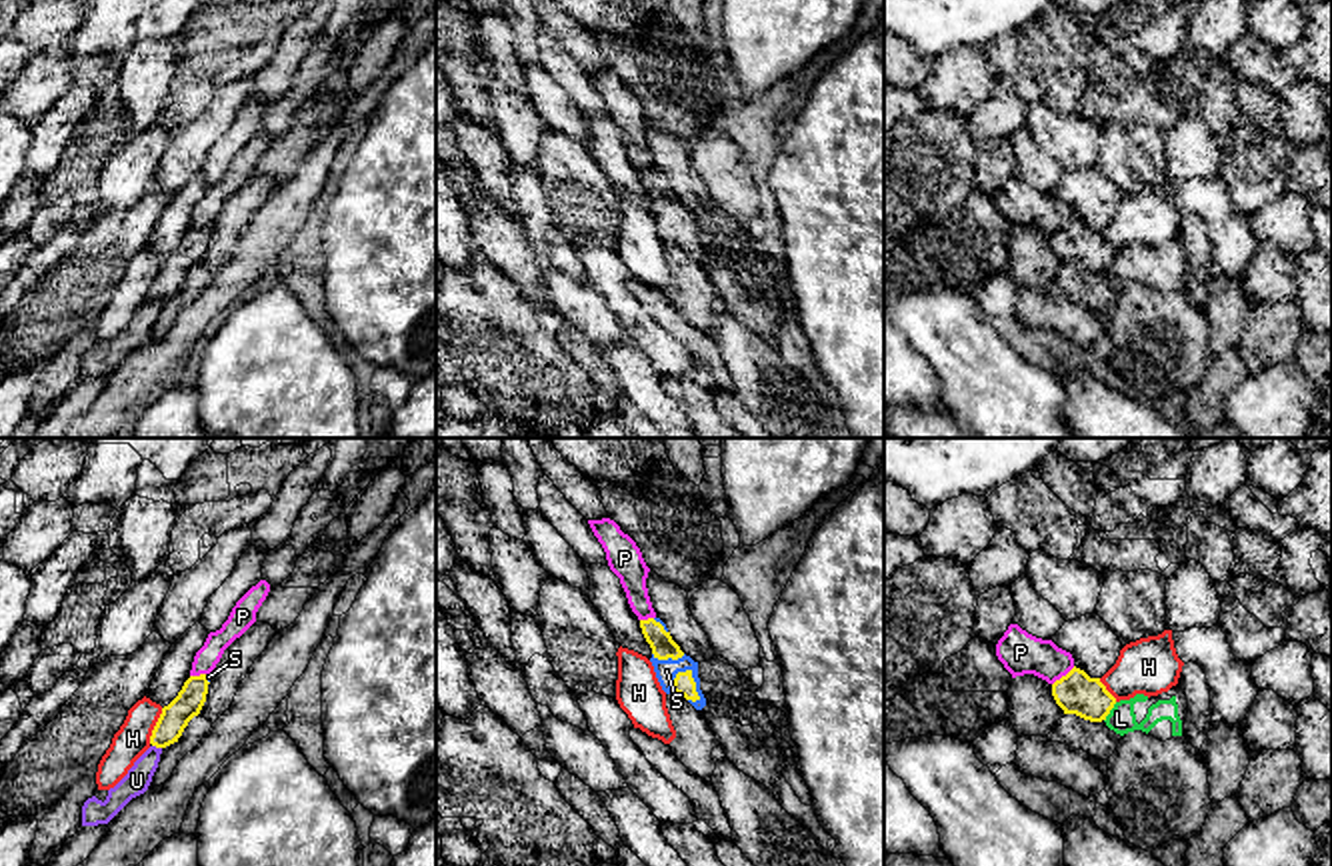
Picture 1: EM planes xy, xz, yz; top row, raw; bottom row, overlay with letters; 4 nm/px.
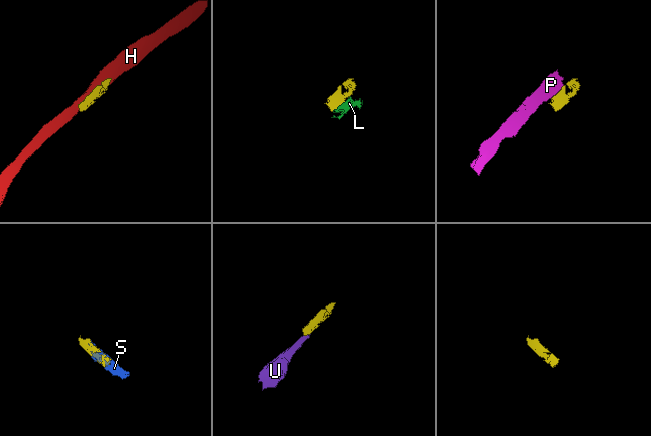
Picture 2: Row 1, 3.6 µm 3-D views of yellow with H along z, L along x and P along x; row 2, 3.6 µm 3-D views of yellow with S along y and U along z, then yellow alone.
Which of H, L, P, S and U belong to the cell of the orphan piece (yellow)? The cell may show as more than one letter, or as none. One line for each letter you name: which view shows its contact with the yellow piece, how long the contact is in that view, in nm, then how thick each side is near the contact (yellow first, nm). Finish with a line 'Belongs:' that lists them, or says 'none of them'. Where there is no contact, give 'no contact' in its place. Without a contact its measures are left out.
S: meets yellow in xz; contact 150 nm long; 90 nm thick on the yellow side, 90 nm on the other
Belongs: S

